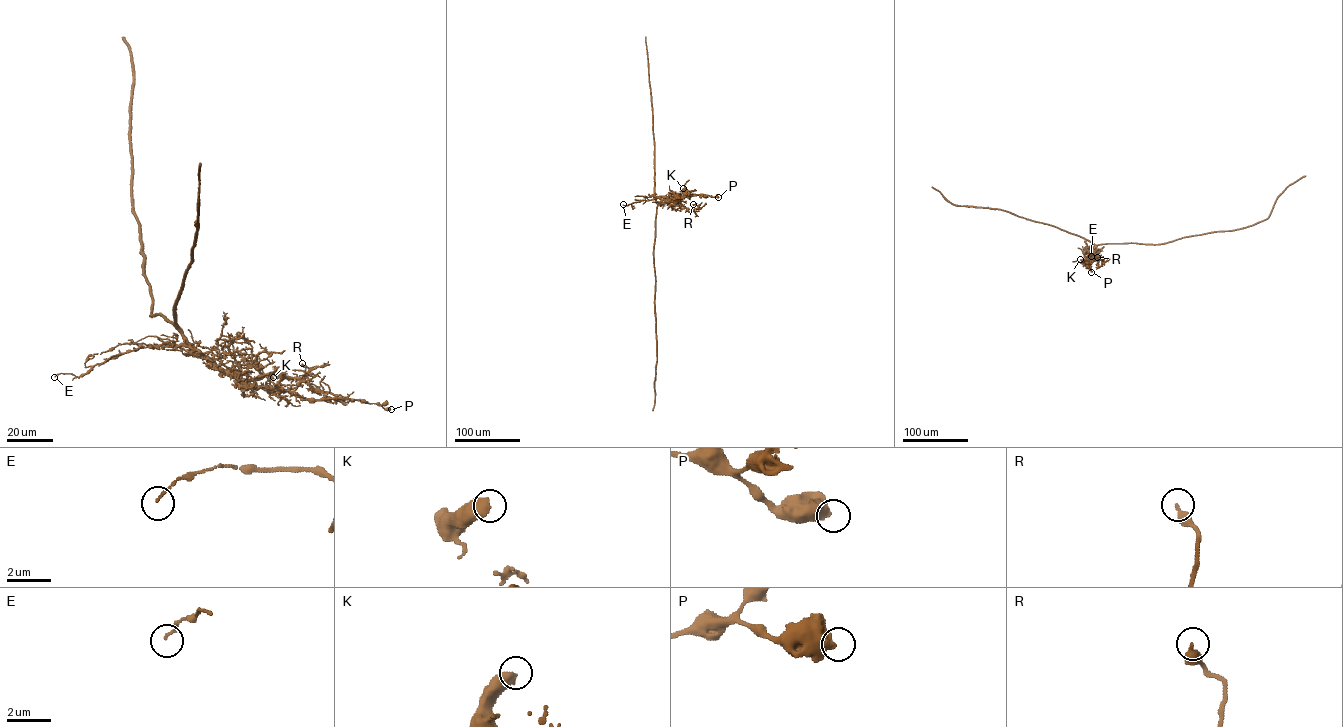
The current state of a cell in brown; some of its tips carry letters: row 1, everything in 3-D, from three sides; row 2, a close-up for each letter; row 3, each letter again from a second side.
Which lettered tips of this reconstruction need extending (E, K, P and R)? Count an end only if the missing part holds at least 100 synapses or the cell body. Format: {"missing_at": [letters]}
{"missing_at": []}

